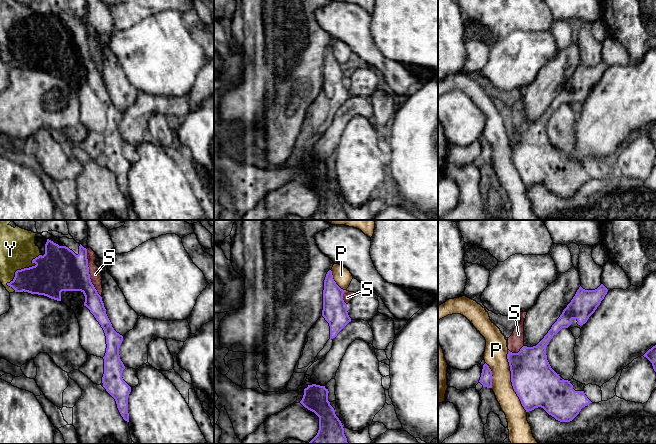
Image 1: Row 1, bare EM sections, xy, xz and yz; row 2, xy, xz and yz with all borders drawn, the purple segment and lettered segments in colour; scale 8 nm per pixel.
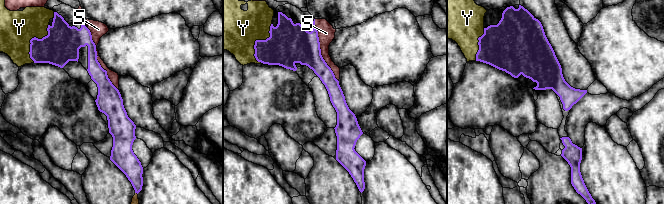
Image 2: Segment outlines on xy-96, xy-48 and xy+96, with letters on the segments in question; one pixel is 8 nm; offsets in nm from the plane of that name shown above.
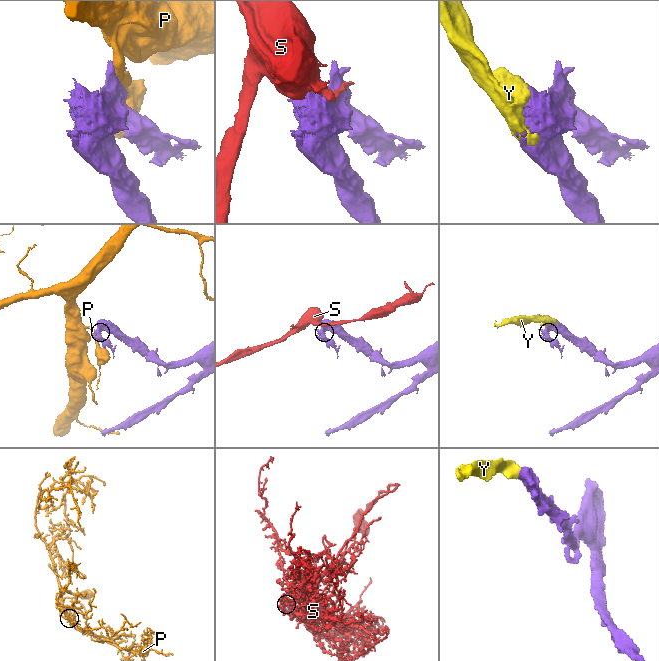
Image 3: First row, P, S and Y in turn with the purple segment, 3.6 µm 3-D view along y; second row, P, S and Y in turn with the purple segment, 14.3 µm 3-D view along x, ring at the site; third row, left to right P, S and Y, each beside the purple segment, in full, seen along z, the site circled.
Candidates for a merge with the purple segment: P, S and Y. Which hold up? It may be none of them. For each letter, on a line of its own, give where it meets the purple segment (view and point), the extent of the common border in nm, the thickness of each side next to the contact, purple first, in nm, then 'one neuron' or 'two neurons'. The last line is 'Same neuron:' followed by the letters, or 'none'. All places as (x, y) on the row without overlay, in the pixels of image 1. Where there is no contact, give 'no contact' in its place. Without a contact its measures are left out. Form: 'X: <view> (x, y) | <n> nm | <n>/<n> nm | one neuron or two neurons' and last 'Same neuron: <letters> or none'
P: yz (511, 157) | 550 nm | 360/190 nm | two neurons
S: xy (88, 49) | 400 nm | 360/100 nm | two neurons
Y: xy (24, 44) | 380 nm | 320/280 nm | one neuron
Same neuron: Y

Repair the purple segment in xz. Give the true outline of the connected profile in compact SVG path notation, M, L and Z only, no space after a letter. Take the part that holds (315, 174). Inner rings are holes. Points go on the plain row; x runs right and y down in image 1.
M316 160L308 161L300 179L319 193L317 211L308 220L348 220L344 204L328 177L328 165Z

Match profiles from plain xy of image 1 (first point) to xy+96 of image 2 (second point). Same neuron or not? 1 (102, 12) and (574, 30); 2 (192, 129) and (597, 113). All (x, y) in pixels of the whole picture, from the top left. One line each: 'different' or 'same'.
1: same
2: different

